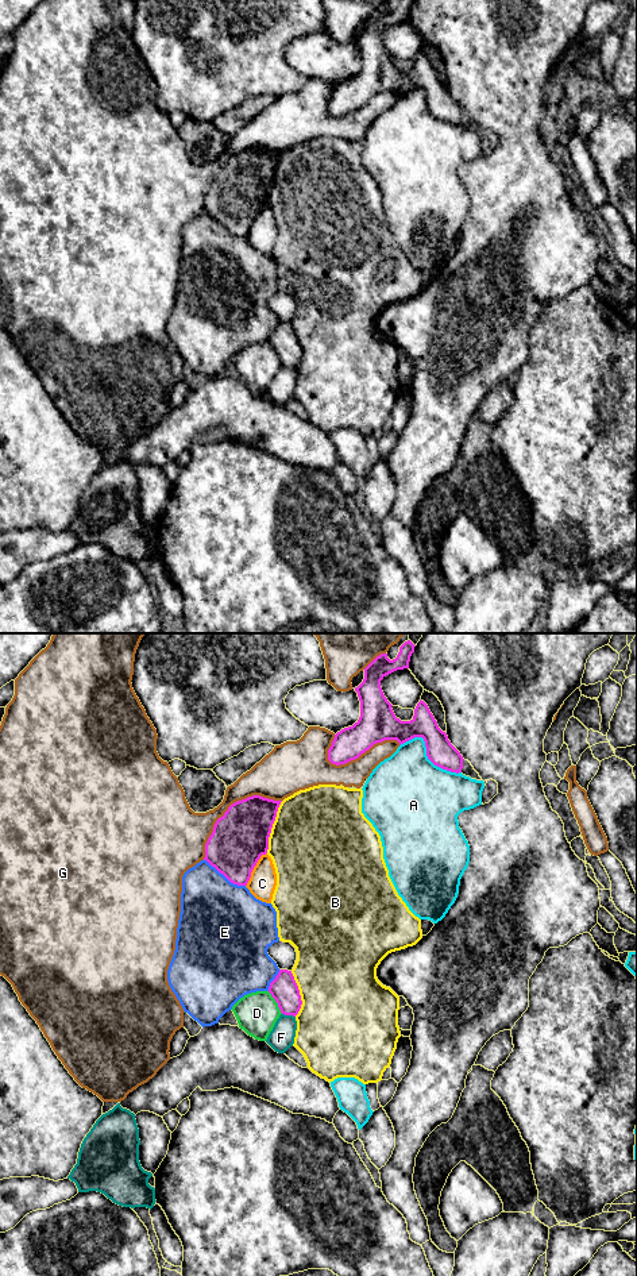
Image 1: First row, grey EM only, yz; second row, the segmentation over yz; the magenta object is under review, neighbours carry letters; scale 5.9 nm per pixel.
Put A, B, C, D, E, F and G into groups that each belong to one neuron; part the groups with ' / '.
A / B / C / D / E / F / G

